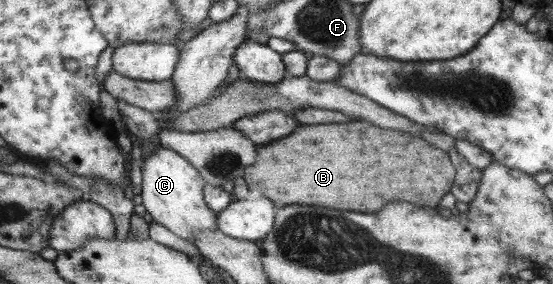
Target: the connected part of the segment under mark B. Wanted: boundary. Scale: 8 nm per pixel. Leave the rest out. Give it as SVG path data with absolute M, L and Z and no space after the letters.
M363 121L300 126L293 135L277 143L259 146L257 152L257 161L245 169L243 178L249 191L258 190L267 195L277 207L301 203L349 209L347 199L353 199L353 191L359 193L355 201L363 209L377 207L379 211L381 205L393 199L421 207L437 207L456 179L456 167L445 151L429 145L421 137L381 129Z

